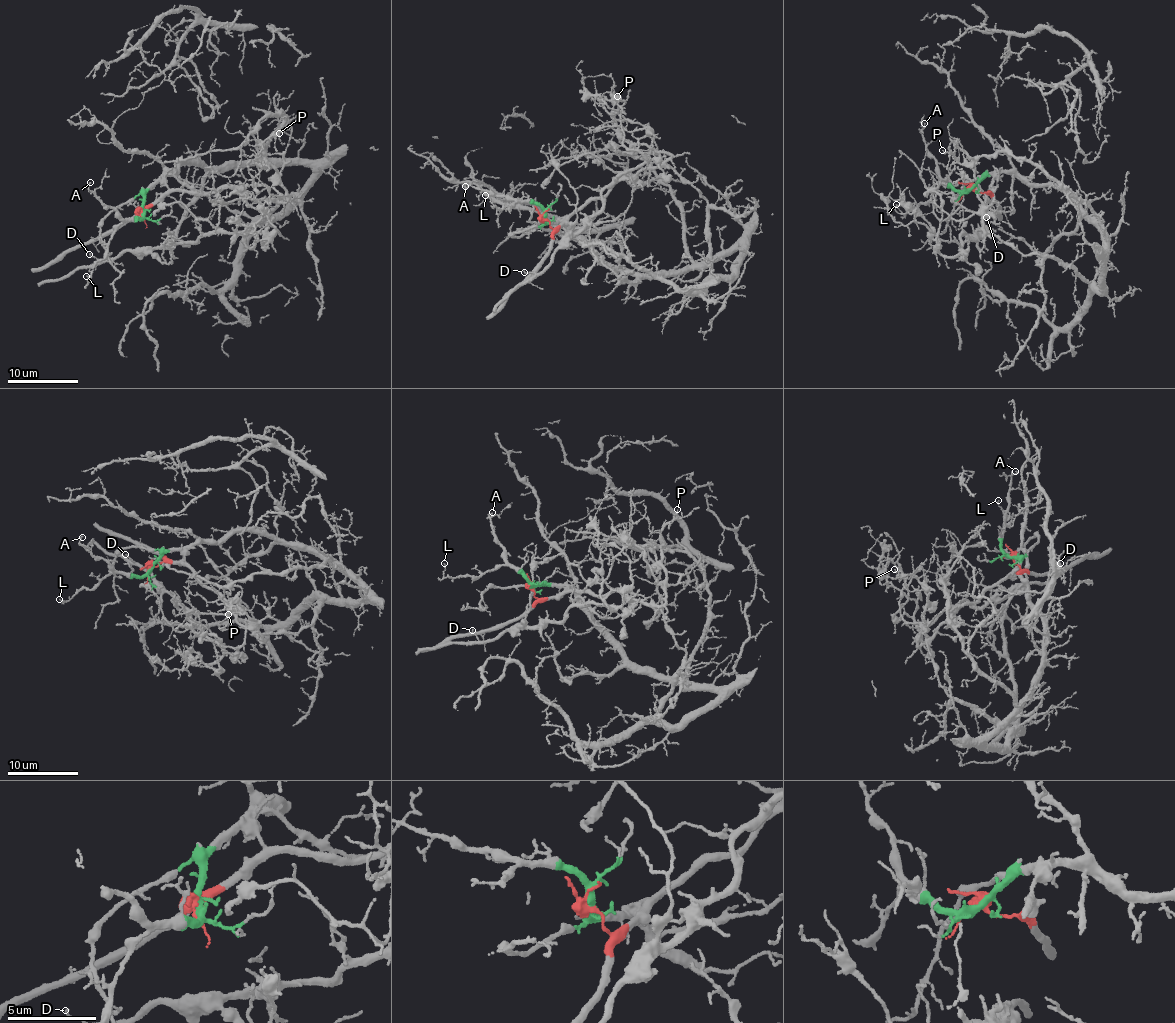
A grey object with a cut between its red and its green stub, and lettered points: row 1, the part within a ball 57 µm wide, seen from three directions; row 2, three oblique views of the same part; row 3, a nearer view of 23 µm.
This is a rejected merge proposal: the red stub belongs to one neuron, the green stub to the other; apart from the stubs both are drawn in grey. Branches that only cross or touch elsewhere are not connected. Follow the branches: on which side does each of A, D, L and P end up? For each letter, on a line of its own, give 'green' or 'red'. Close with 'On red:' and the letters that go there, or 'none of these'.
A: green
D: red
L: green
P: red
On red: D, P

